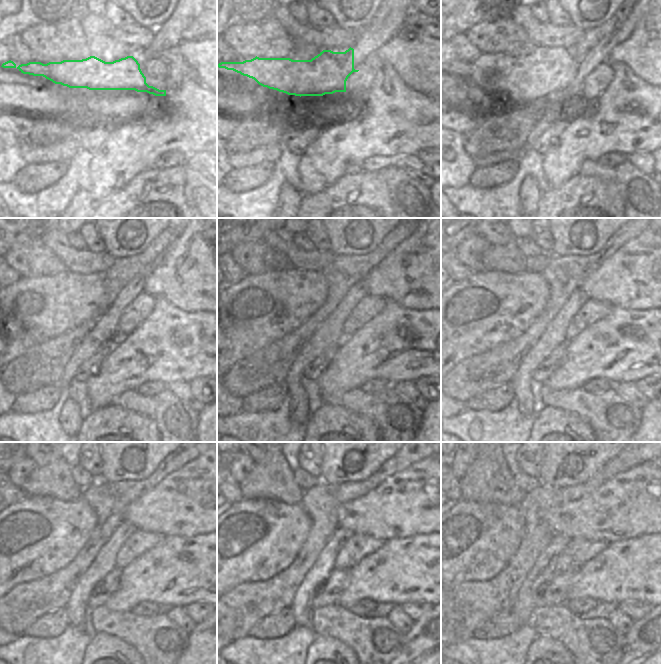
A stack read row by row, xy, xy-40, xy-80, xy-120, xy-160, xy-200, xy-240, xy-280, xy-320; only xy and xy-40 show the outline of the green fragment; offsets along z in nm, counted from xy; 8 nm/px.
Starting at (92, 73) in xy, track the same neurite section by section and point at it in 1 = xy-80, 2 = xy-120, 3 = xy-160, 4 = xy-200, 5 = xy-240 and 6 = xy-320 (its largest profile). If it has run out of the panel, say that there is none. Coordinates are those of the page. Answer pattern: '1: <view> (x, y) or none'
1: xy-80 (531, 78)
2: xy-120 (44, 307)
3: xy-160 (261, 308)
4: xy-200 (489, 307)
5: xy-240 (33, 538)
6: xy-320 (474, 541)

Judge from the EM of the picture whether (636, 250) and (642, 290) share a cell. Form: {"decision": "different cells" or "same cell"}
{"decision": "same cell"}

